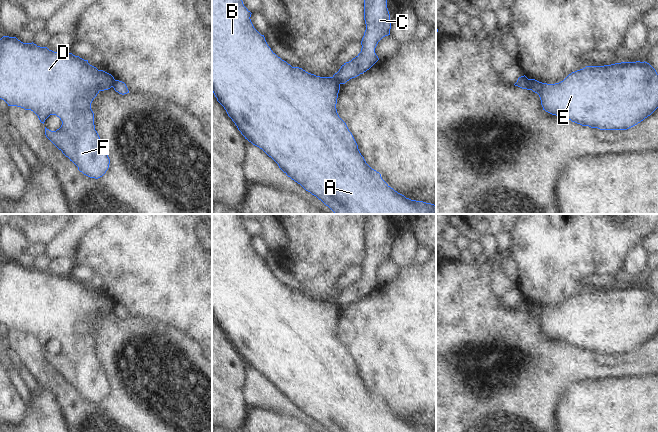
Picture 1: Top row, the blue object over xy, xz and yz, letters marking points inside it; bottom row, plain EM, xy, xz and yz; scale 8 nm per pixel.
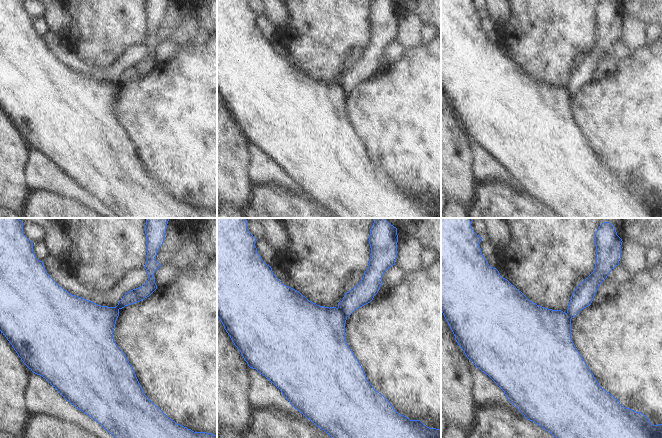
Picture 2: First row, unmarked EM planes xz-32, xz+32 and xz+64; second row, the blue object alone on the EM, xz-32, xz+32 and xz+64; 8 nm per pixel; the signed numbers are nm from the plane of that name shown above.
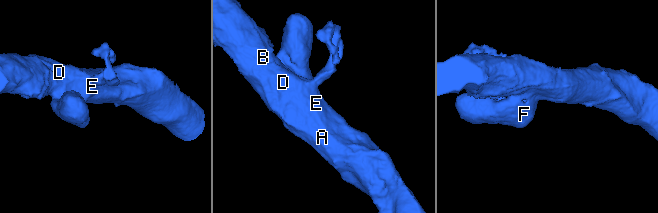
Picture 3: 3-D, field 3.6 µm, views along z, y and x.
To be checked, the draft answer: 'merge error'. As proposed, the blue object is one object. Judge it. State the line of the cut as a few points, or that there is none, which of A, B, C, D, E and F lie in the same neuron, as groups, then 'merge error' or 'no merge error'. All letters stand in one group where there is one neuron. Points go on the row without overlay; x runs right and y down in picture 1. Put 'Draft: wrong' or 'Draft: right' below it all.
cut yz (527, 303), (532, 313); groups A B D E F / C; merge error
Draft: right

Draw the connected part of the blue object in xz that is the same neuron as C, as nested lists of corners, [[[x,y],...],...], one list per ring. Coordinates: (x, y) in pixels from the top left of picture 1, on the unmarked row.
[[[366,214],[364,224],[366,254],[361,265],[361,276],[351,285],[344,287],[333,299],[332,303],[339,308],[345,308],[363,298],[379,284],[375,272],[383,261],[390,259],[391,253],[387,224],[386,214]]]

